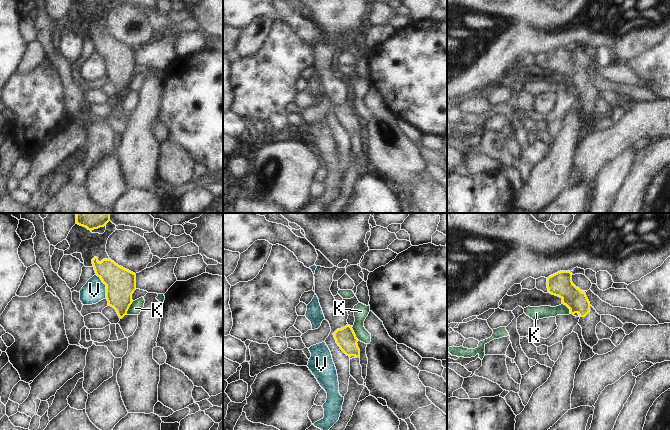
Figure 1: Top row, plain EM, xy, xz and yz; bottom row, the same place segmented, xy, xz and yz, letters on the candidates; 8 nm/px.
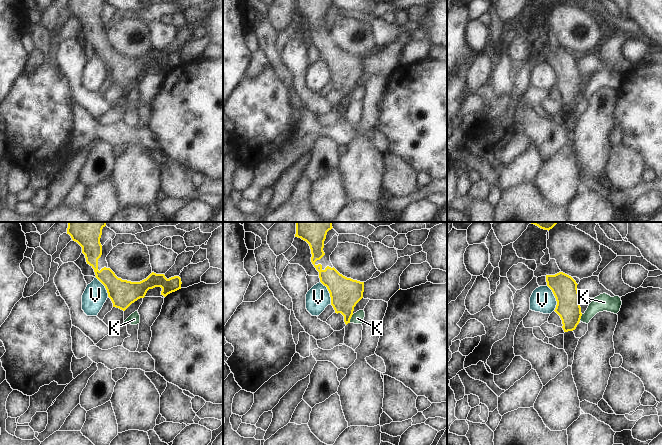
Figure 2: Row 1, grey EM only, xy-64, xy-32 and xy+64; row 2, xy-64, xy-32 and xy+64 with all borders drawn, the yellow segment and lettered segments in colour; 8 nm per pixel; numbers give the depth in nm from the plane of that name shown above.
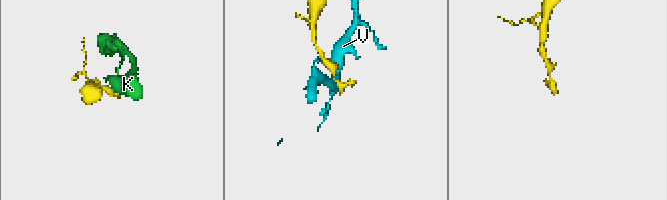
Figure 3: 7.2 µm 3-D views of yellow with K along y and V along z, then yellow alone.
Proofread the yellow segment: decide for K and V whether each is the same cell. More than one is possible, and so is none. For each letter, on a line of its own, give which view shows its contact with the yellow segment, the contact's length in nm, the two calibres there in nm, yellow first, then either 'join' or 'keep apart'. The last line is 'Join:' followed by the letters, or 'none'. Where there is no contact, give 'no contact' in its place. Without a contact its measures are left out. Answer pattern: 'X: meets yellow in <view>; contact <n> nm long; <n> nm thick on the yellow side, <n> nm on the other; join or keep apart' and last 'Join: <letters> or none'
K: meets yellow in xy; contact 130 nm long; 240 nm thick on the yellow side, 100 nm on the other; keep apart
V: meets yellow in xy; contact 220 nm long; 240 nm thick on the yellow side, 180 nm on the other; keep apart
Join: none

